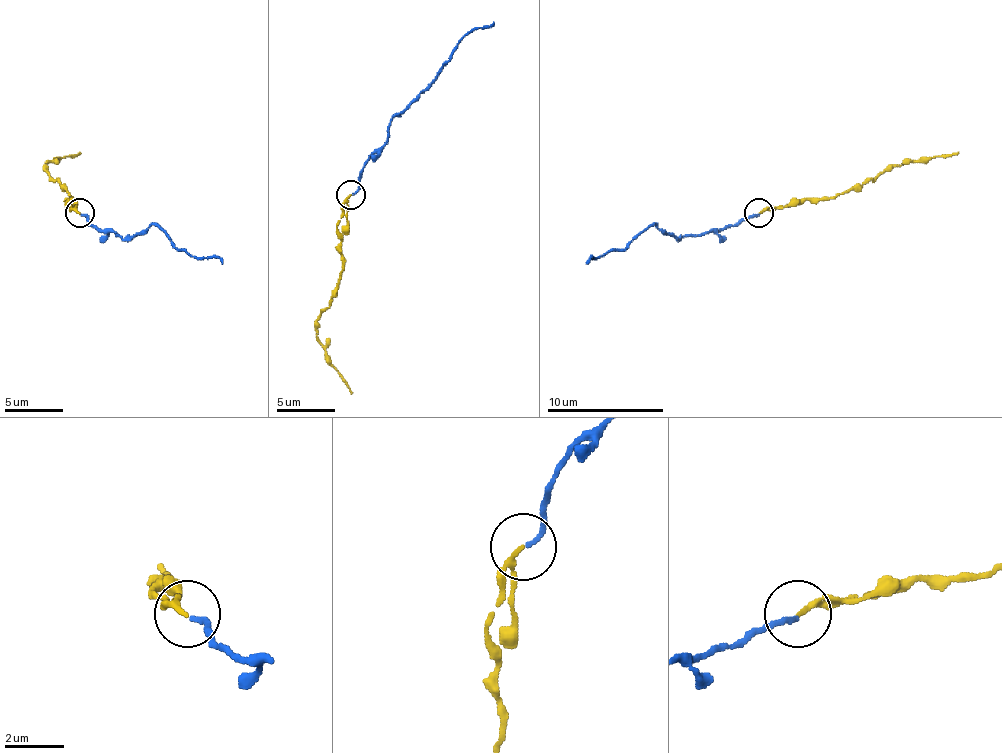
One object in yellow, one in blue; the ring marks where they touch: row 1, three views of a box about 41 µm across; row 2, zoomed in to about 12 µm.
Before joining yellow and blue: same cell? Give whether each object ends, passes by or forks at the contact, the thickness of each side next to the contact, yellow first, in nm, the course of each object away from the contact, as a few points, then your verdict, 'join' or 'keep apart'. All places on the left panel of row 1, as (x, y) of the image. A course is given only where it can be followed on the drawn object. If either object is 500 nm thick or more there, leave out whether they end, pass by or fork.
yellow ends there; blue ends there; 190 nm thick on the yellow side, 150 nm on the other; yellow runs (80, 213), (69, 199), (71, 196), (48, 173), (45, 164), (80, 152); blue runs (80, 213), (92, 225), (121, 237), (135, 237), (156, 225), (176, 248), (194, 257), (217, 257), (223, 263); join

